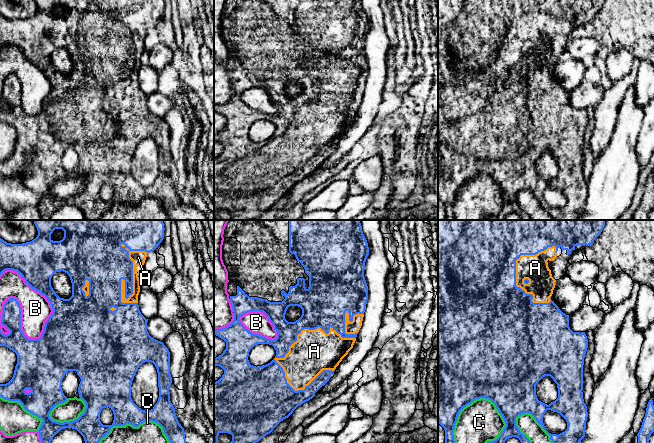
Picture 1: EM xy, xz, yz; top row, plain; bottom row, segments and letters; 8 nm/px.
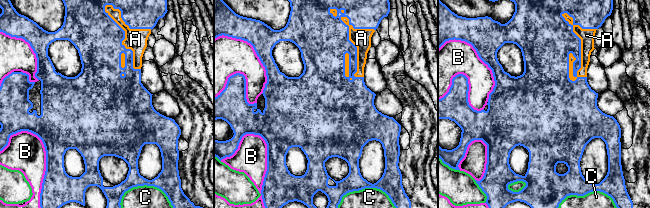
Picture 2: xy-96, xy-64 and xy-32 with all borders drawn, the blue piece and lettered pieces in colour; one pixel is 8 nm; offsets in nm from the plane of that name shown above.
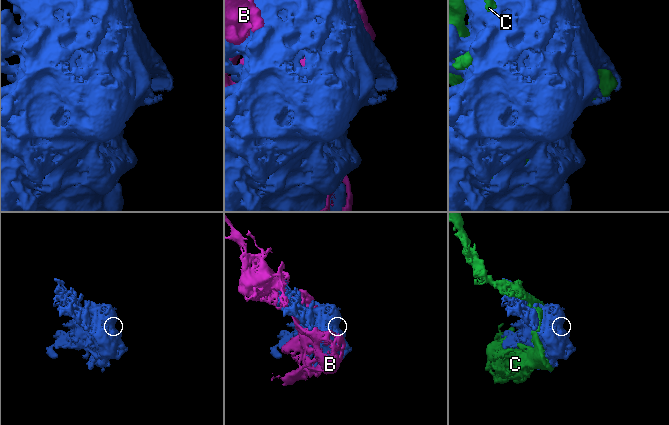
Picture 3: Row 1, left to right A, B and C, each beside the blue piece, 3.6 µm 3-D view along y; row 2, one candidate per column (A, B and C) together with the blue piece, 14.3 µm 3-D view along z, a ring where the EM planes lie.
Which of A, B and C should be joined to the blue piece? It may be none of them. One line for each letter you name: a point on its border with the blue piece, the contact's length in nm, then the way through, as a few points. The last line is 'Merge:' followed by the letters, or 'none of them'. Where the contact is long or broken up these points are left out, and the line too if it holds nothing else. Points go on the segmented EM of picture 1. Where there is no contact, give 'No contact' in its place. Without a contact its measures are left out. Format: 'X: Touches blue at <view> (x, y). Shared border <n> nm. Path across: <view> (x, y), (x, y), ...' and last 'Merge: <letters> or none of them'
A: Touches blue at xz (311, 329). Shared border 700 nm
Merge: A

